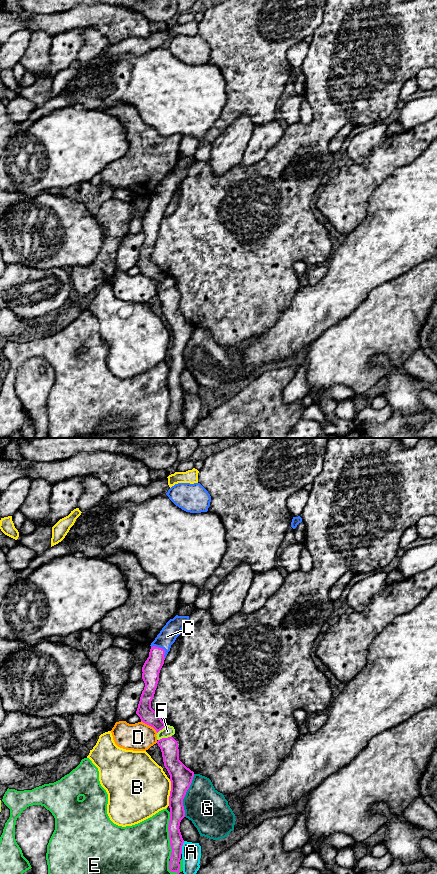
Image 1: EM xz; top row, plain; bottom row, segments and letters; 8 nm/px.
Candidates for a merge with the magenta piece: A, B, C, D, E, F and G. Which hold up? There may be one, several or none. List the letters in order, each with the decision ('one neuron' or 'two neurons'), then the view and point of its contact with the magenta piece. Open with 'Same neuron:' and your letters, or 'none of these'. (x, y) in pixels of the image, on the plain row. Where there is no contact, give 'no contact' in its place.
Same neuron: C
A: two neurons | xz (181, 399)
B: two neurons | xz (170, 344)
C: one neuron | xz (161, 200)
D: two neurons | xz (149, 277)
E: two neurons | xz (169, 387)
F: two neurons | xz (164, 290)
G: two neurons | xz (185, 346)

